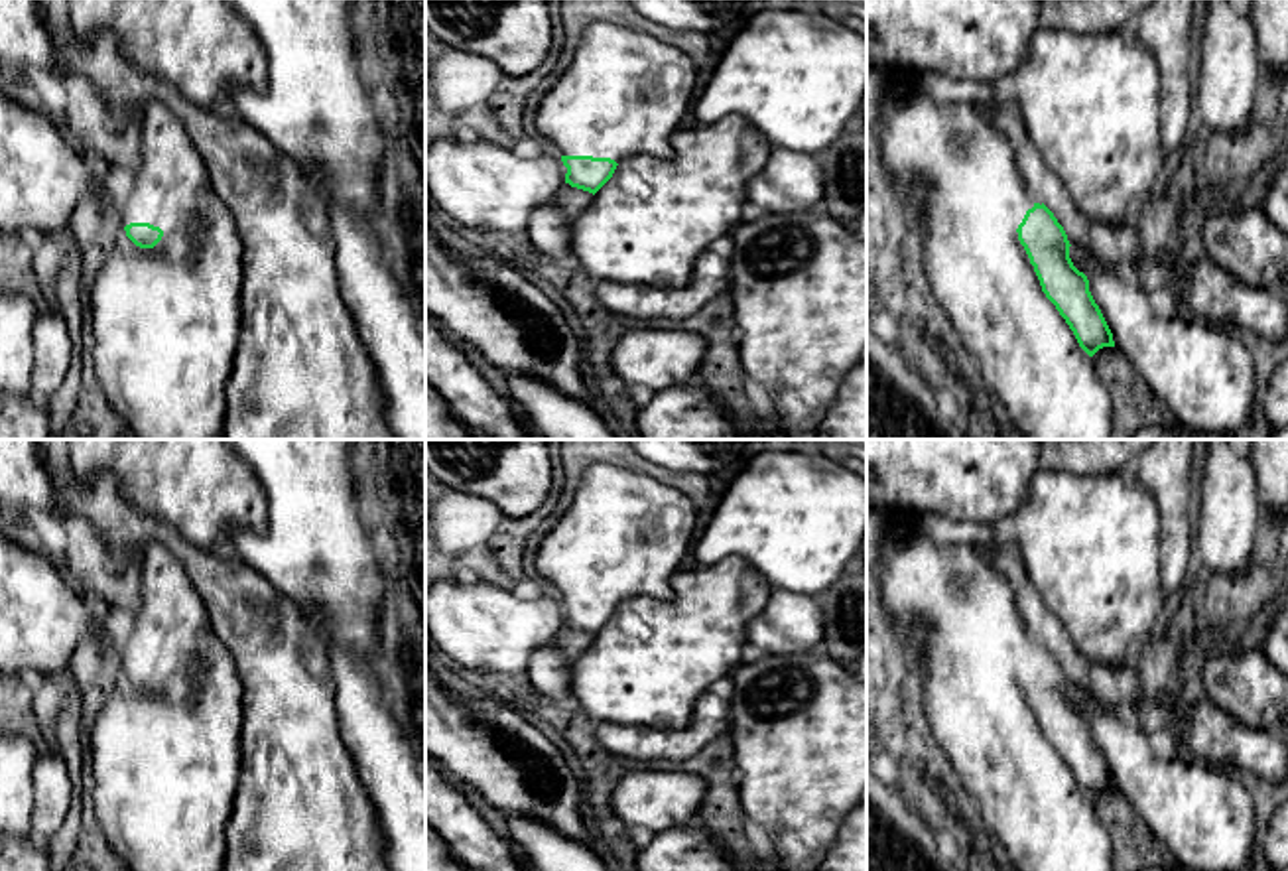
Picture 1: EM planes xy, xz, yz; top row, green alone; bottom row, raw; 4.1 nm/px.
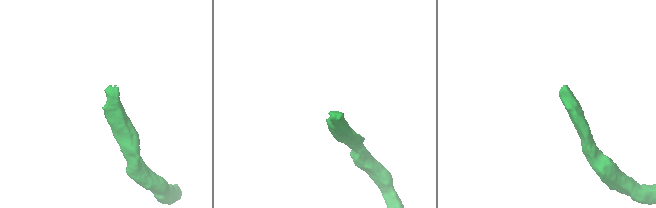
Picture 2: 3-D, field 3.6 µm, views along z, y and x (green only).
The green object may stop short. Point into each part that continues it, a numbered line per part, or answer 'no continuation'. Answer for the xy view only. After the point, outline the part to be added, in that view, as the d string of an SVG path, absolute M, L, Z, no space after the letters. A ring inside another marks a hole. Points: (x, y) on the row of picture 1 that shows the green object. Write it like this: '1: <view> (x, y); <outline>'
1: xy (166, 322); M154 99L144 106L140 168L118 213L122 227L150 223L160 227L163 236L154 248L140 248L128 236L124 242L114 242L89 288L93 359L102 394L138 439L217 439L226 416L226 386L242 327L242 244L234 217L211 189L201 156L177 116L161 100Z

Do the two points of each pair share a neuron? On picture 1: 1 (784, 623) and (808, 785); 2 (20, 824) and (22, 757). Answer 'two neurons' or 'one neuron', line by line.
1: two neurons
2: one neuron

